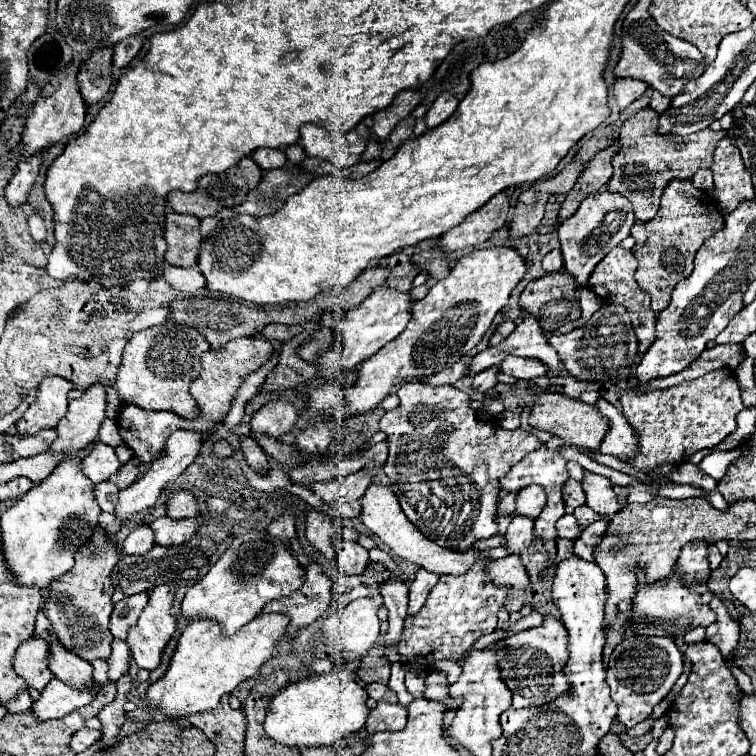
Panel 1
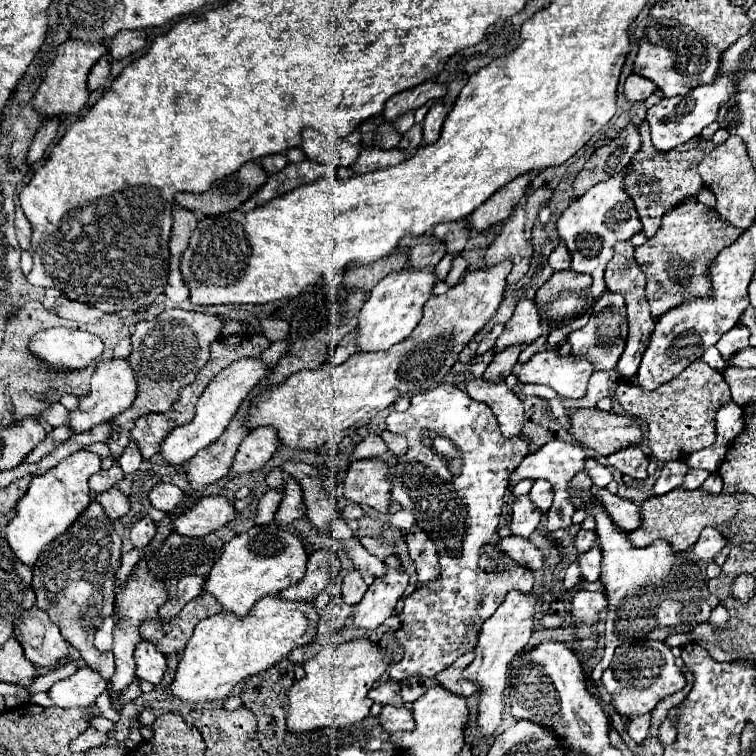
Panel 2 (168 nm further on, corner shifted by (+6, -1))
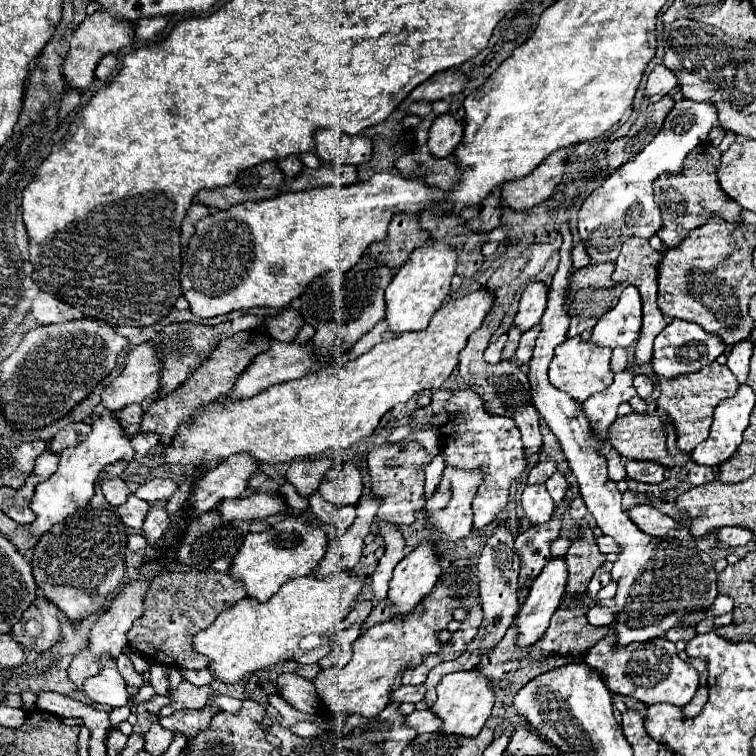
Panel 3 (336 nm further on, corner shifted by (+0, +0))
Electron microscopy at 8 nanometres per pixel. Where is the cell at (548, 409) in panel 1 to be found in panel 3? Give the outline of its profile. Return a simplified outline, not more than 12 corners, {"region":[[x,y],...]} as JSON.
{"region":[[658,415],[610,425],[612,447],[628,459],[674,467]]}

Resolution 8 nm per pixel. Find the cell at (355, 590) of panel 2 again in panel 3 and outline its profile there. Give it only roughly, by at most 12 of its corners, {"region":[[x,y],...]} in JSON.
{"region":[[360,601],[340,623],[340,631],[364,623],[372,611],[370,601]]}

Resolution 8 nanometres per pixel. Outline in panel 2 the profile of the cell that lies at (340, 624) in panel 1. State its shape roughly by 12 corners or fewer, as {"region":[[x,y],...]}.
{"region":[[388,568],[352,606],[350,624],[376,630],[404,594],[406,572]]}

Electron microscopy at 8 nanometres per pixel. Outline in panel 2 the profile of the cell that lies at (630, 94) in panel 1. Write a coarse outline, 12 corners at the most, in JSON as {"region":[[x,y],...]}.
{"region":[[638,74],[624,82],[624,96],[642,102],[656,90],[656,84]]}

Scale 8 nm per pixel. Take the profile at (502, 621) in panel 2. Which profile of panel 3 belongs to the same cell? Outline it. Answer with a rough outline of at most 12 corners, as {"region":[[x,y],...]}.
{"region":[[550,557],[522,611],[518,649],[550,625],[568,581],[566,557]]}

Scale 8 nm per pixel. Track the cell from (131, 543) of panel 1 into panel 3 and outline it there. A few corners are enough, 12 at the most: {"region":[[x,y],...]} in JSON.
{"region":[[150,507],[142,531],[158,541],[170,529],[164,507]]}

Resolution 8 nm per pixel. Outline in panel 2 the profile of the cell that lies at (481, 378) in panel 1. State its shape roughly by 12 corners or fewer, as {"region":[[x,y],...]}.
{"region":[[520,348],[496,354],[484,380],[504,382],[512,374]]}

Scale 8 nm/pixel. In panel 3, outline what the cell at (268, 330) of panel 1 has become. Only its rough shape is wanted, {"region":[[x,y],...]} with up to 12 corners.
{"region":[[286,309],[266,321],[278,341],[294,341],[304,319]]}

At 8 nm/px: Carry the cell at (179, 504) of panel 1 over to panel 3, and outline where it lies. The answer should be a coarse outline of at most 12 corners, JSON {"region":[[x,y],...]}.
{"region":[[150,479],[136,489],[148,503],[166,501],[178,485],[172,479]]}

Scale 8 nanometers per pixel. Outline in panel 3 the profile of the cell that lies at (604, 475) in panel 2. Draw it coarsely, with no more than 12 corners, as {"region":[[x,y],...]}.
{"region":[[622,455],[608,461],[614,481],[626,479],[626,459]]}

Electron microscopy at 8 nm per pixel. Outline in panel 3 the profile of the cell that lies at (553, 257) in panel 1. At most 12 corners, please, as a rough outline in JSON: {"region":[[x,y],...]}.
{"region":[[584,243],[574,247],[574,267],[582,269],[590,265]]}

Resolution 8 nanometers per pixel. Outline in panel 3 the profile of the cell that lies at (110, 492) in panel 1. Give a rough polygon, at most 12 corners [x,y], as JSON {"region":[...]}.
{"region":[[130,495],[118,507],[124,525],[140,531],[148,509],[146,501]]}

